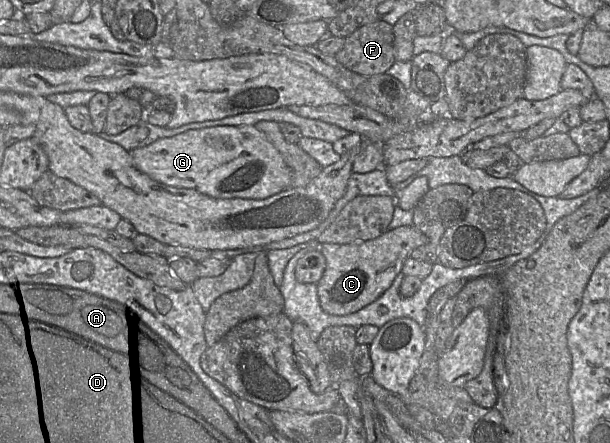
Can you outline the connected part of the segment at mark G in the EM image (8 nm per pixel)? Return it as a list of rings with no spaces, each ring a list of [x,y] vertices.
[[[254,125],[215,126],[188,130],[130,151],[133,166],[168,186],[194,189],[213,198],[264,199],[292,187],[291,170],[280,152]]]

